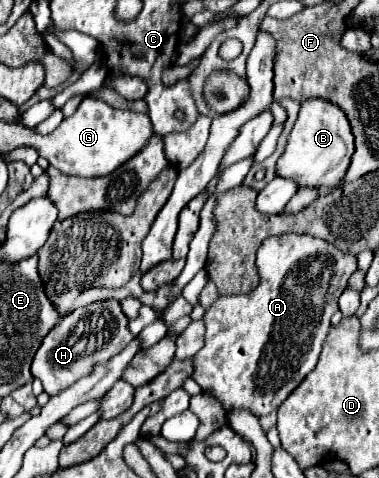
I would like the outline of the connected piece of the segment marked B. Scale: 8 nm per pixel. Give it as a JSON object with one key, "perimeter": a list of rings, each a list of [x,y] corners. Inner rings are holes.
{"perimeter":[[[308,99],[306,103],[302,103],[298,119],[288,135],[284,153],[276,163],[276,175],[294,179],[300,189],[324,187],[324,191],[332,191],[338,185],[342,185],[352,155],[354,155],[354,137],[344,111],[330,101]]]}

